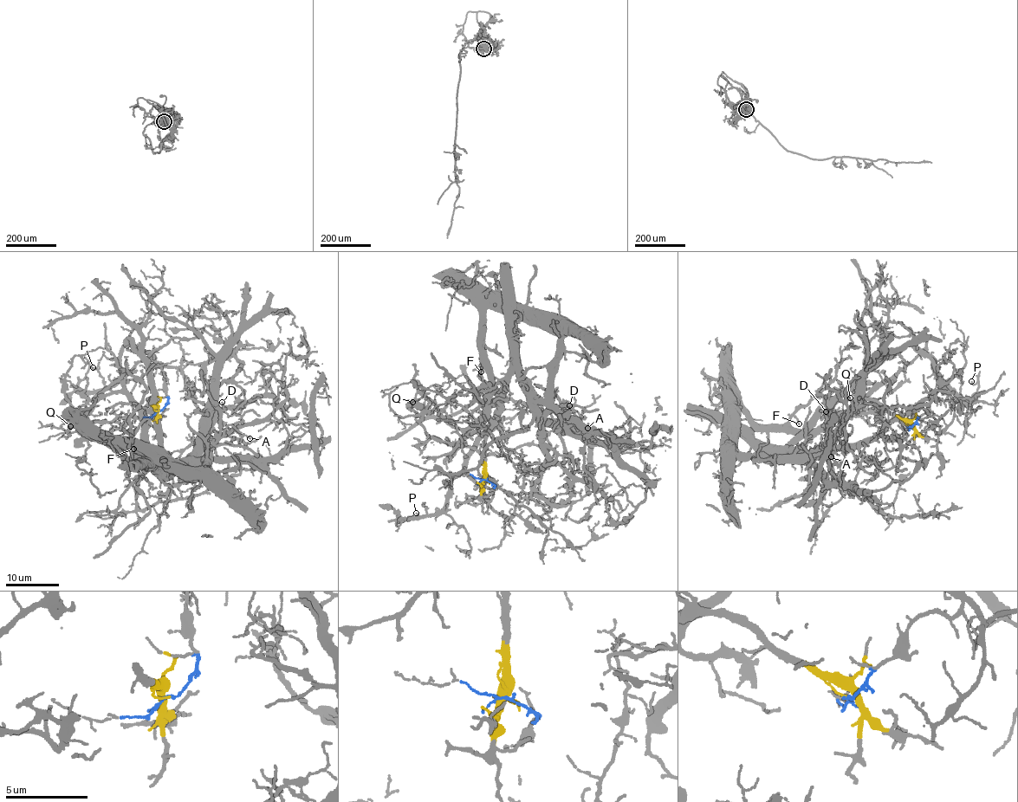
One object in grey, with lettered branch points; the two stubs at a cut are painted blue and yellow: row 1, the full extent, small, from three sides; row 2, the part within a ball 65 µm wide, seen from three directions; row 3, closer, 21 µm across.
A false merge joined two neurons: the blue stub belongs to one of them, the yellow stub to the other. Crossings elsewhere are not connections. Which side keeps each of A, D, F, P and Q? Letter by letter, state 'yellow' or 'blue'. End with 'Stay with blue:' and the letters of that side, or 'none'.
A: yellow
D: yellow
F: yellow
P: blue
Q: yellow
Stay with blue: P

